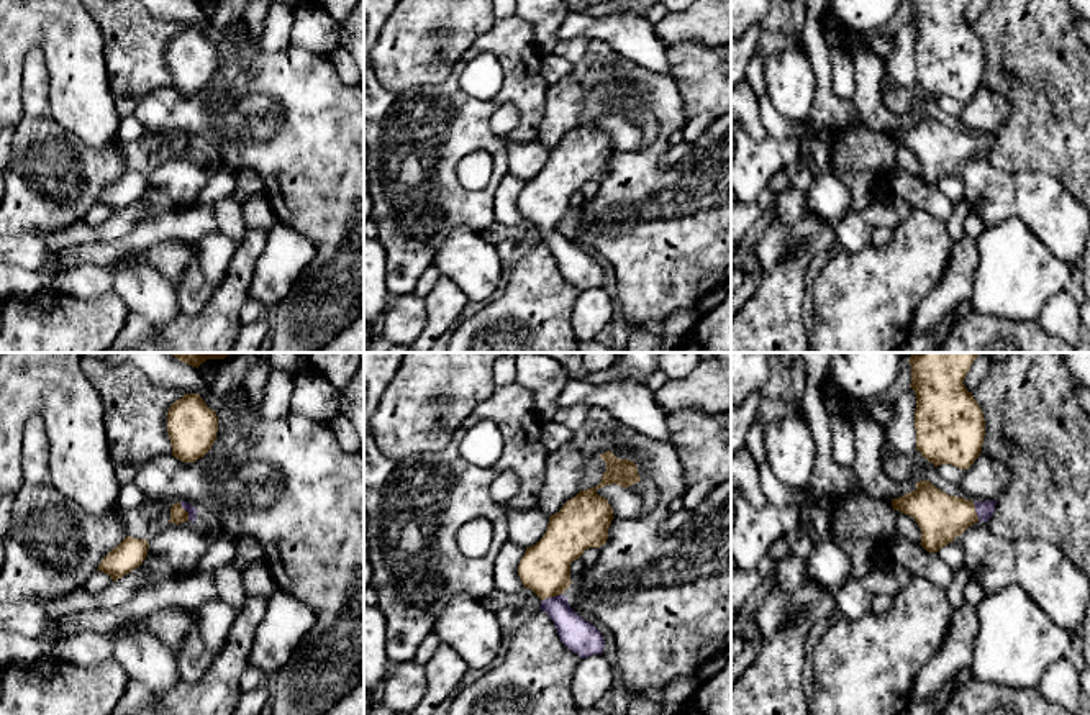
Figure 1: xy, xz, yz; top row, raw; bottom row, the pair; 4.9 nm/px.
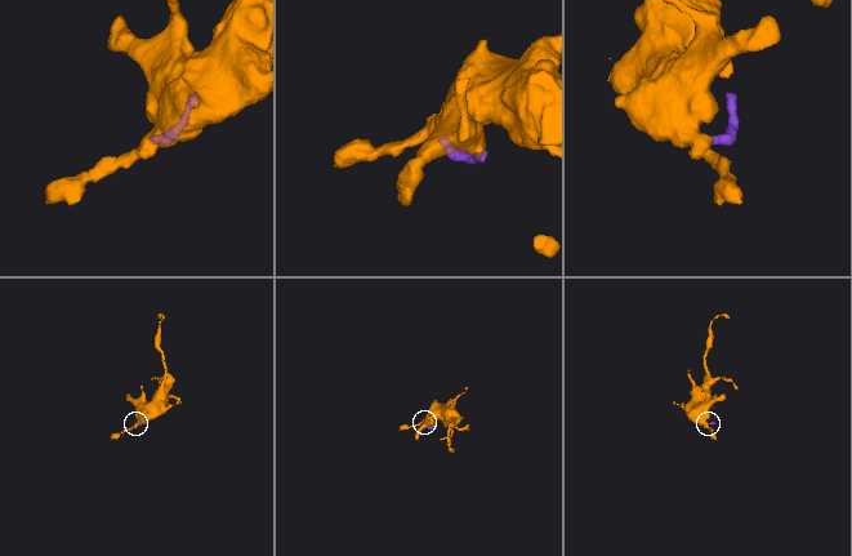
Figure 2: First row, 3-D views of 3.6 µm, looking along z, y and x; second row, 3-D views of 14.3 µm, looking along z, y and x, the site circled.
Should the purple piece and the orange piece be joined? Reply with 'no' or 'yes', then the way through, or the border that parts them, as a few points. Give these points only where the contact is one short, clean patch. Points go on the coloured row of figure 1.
yes; way xz (576, 633), (556, 607), (553, 597), (544, 568)

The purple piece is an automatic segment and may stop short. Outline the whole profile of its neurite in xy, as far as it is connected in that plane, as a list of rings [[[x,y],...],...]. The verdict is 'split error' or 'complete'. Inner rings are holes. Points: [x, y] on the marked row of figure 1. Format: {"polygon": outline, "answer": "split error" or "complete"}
{"polygon": [[[187,502],[172,503],[169,523],[179,525],[179,523],[188,521],[188,520],[195,521],[197,512],[198,510]]], "answer": "split error"}

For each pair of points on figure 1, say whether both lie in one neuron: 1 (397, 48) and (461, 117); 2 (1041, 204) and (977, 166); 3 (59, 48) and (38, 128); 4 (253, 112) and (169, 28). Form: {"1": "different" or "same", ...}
{"1": "different", "2": "same", "3": "different", "4": "different"}

